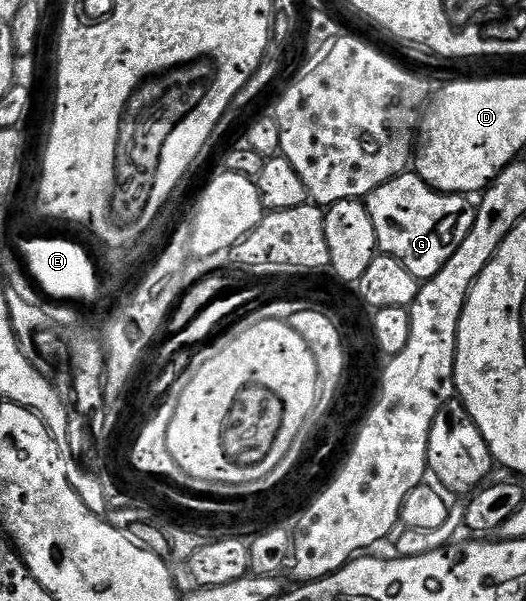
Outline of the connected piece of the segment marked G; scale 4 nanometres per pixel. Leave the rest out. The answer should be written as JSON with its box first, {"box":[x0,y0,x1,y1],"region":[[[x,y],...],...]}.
{"box":[363,173,477,281],"region":[[[415,173],[397,175],[379,185],[363,202],[367,213],[371,213],[371,225],[375,225],[378,252],[403,261],[419,281],[435,277],[435,273],[447,265],[447,257],[451,257],[451,253],[463,245],[463,237],[471,233],[477,212],[470,196],[437,191]]]}

